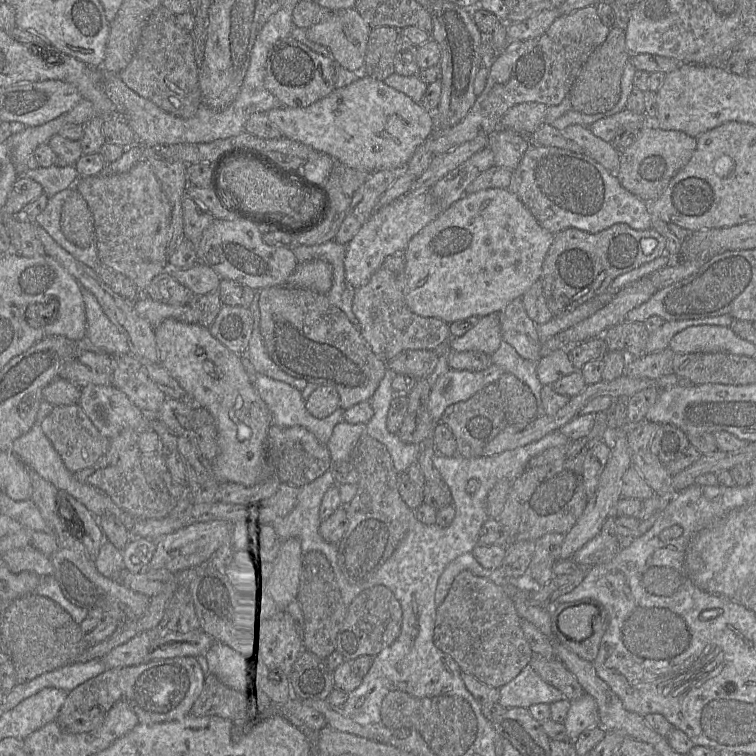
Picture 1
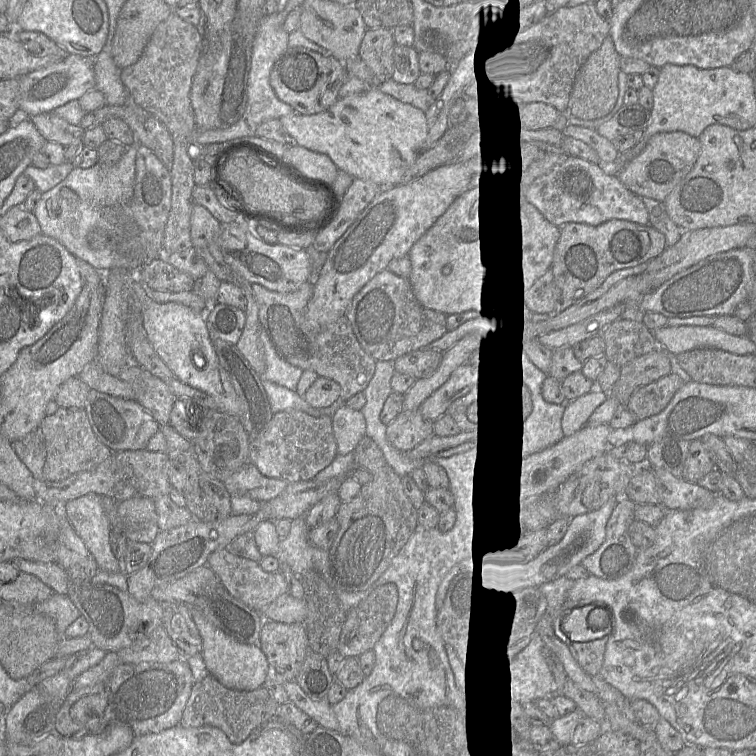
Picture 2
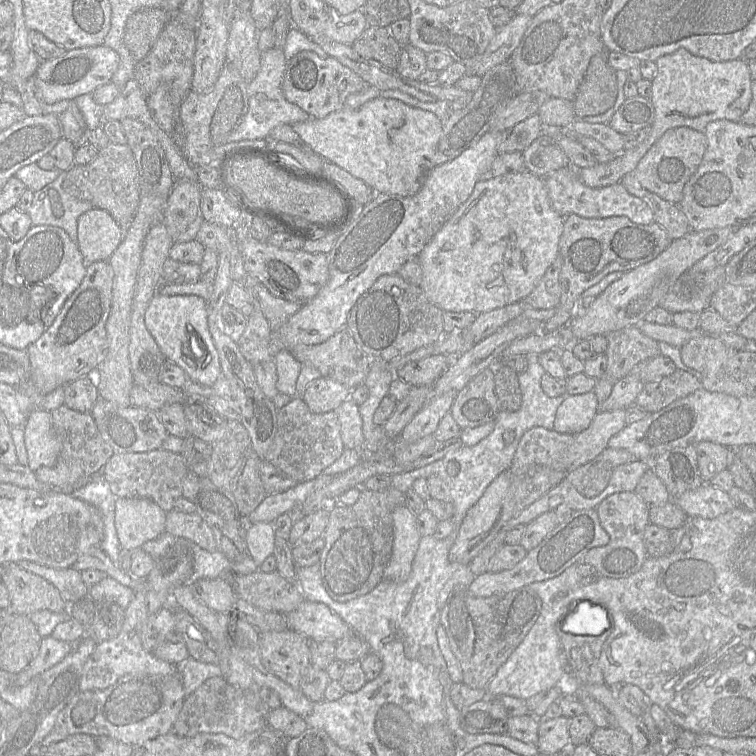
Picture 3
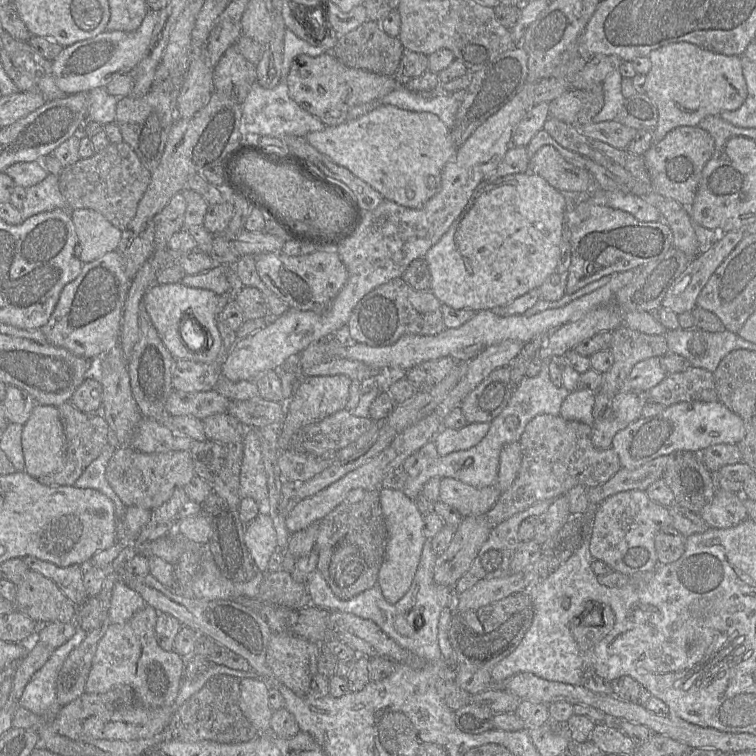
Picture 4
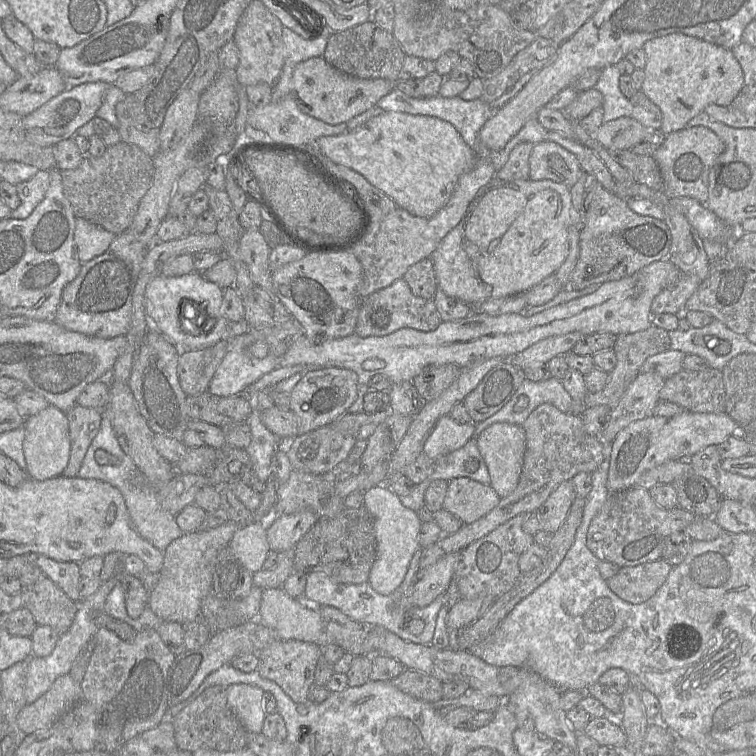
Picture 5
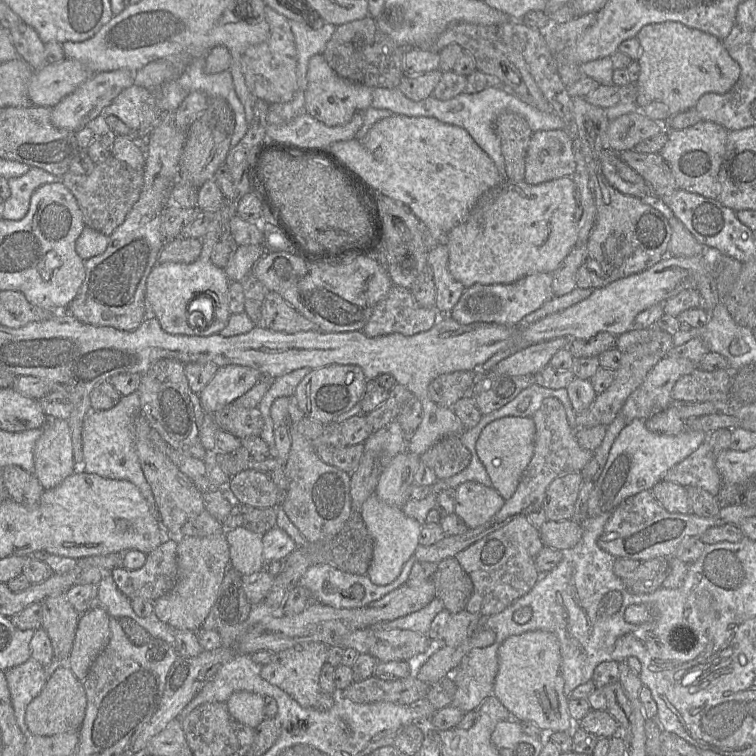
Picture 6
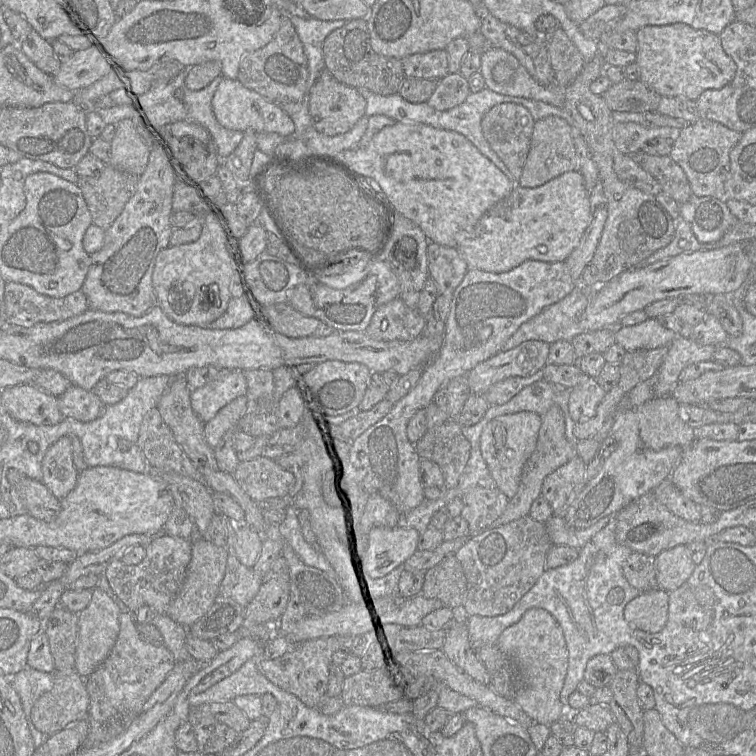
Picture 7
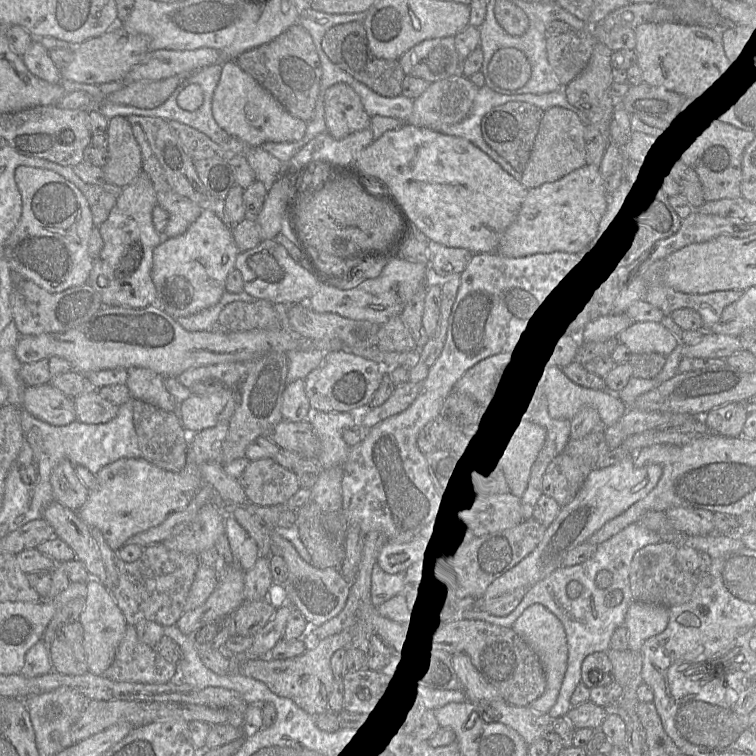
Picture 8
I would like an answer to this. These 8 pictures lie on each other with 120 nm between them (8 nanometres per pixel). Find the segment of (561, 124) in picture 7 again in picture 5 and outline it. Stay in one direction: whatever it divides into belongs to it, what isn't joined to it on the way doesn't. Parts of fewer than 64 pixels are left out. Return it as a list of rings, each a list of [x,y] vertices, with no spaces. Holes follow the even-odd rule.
[[[545,140],[533,145],[529,156],[529,179],[552,180],[571,188],[585,173],[576,156],[559,144]]]

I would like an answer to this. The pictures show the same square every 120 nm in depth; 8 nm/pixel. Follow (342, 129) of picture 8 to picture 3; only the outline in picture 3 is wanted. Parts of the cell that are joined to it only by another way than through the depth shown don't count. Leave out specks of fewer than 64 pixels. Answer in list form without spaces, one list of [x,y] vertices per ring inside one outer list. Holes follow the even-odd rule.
[[[301,51],[286,61],[282,91],[287,101],[300,107],[311,118],[322,119],[344,108],[346,98],[361,92],[367,85],[358,74],[336,58],[321,58],[313,51]]]

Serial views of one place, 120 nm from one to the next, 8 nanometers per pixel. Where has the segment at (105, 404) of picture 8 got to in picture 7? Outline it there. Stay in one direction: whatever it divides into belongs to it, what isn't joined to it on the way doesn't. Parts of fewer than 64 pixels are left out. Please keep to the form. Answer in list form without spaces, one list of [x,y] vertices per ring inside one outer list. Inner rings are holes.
[[[74,385],[57,399],[64,418],[72,418],[81,422],[95,420],[101,415],[105,406],[92,391]]]

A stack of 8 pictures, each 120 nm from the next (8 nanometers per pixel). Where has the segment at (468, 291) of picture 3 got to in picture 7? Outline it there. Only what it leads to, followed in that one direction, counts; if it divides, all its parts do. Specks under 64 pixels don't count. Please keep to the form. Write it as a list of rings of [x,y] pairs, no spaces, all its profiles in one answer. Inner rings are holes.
[[[569,171],[537,188],[514,185],[511,193],[486,212],[471,230],[456,234],[456,249],[466,261],[468,270],[502,273],[527,260],[564,262],[580,243],[591,221],[590,193],[585,187],[584,178],[579,171]]]

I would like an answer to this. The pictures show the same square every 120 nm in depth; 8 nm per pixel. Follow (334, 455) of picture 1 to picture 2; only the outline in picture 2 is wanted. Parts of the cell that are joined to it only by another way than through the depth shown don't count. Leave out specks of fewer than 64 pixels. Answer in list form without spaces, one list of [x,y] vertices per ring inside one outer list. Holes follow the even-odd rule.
[[[340,404],[332,416],[332,430],[337,444],[337,455],[343,456],[352,454],[365,436],[366,422],[361,411]]]

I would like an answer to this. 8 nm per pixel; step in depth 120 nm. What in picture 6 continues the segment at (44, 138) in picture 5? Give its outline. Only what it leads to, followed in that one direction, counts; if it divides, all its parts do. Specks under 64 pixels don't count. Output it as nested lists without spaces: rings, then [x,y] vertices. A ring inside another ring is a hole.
[[[126,69],[92,74],[75,91],[65,96],[52,108],[51,122],[57,128],[76,132],[99,116],[104,107],[109,105],[124,89],[132,85],[134,85],[134,72]]]

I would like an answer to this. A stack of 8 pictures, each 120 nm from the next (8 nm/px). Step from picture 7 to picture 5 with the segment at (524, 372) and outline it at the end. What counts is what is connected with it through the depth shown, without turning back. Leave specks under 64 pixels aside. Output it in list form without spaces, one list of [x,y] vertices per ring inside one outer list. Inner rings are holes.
[[[580,332],[548,337],[516,354],[510,360],[521,369],[540,367],[555,356],[570,353],[572,348],[584,338],[585,335]]]

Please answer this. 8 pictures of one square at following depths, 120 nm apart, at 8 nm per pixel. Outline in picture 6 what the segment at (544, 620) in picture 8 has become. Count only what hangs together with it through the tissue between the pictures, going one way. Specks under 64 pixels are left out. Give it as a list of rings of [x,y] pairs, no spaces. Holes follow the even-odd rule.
[[[539,630],[510,636],[498,649],[493,694],[518,722],[530,721],[544,733],[572,732],[575,724],[569,714],[560,667],[560,643],[553,633]]]

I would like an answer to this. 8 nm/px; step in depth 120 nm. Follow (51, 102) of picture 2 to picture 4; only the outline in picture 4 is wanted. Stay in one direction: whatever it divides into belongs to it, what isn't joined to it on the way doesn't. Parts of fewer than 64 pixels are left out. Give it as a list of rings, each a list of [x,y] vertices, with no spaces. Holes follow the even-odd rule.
[[[149,10],[134,31],[104,31],[93,38],[64,47],[52,61],[52,73],[58,89],[66,95],[88,93],[92,89],[105,87],[117,76],[130,73],[149,48],[158,23],[158,13]]]

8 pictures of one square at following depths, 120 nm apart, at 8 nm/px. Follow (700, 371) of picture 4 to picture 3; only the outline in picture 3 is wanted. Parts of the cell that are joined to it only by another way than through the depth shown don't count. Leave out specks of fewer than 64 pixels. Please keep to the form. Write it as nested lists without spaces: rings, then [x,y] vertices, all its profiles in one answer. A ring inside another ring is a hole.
[[[676,369],[671,375],[644,384],[635,405],[653,413],[684,398],[702,387],[702,383],[690,373]]]

